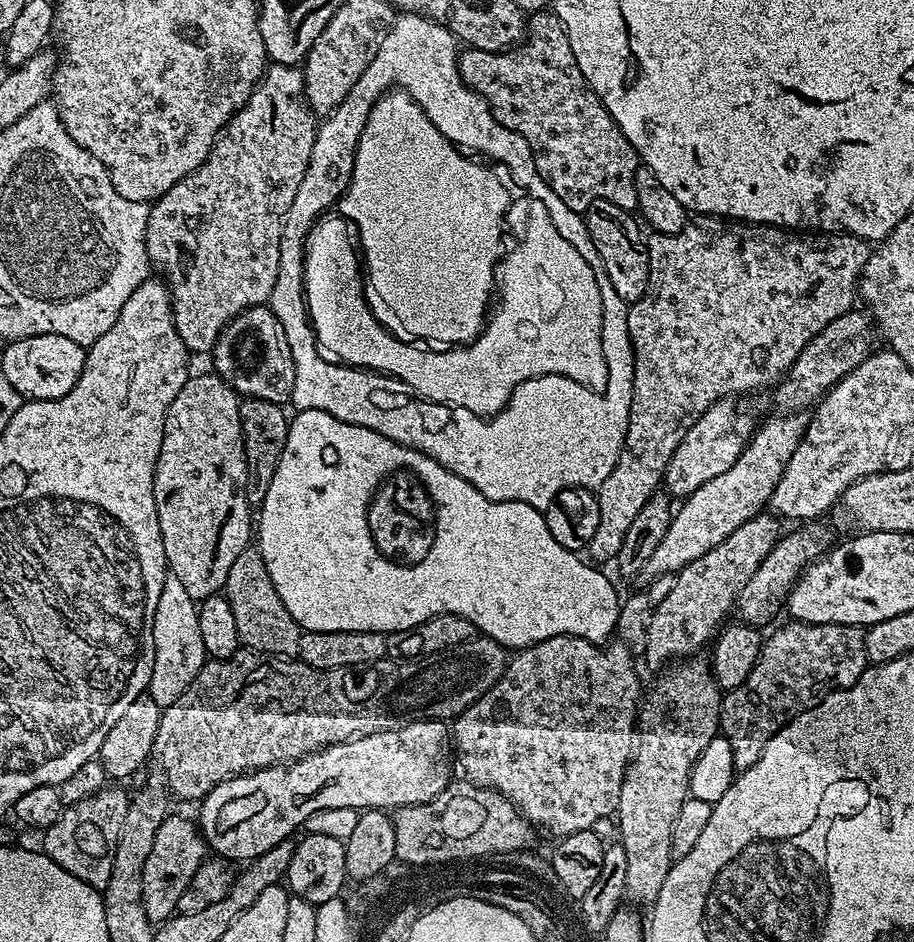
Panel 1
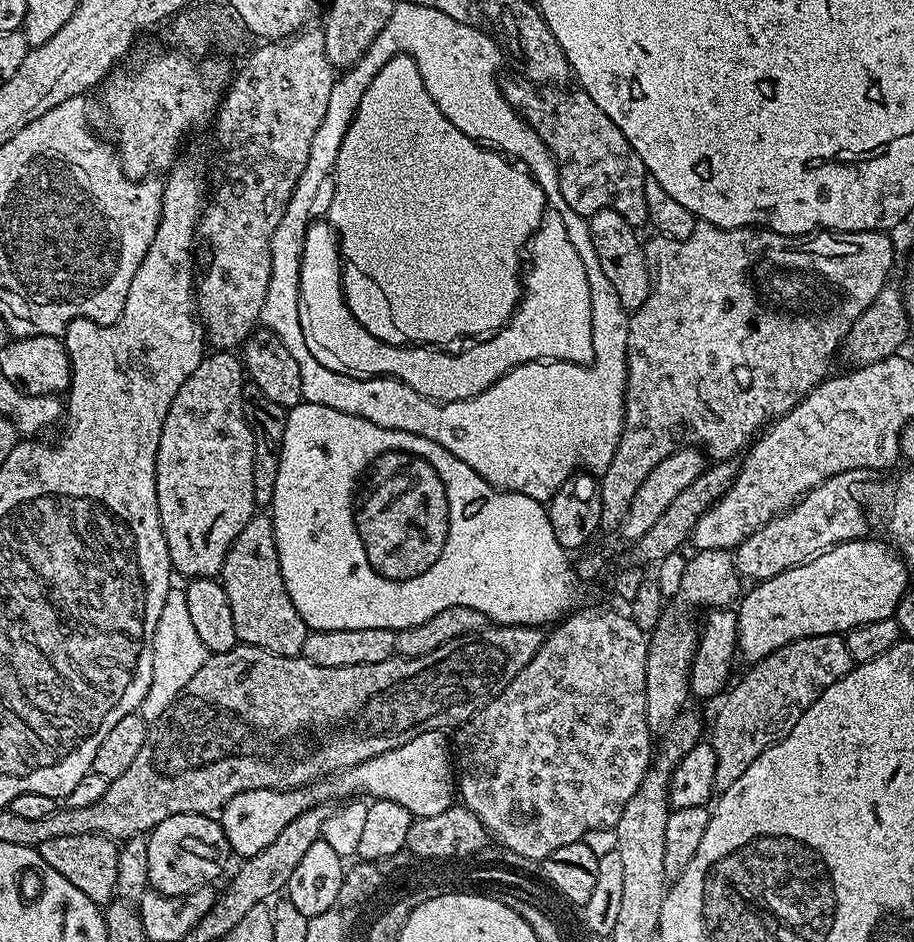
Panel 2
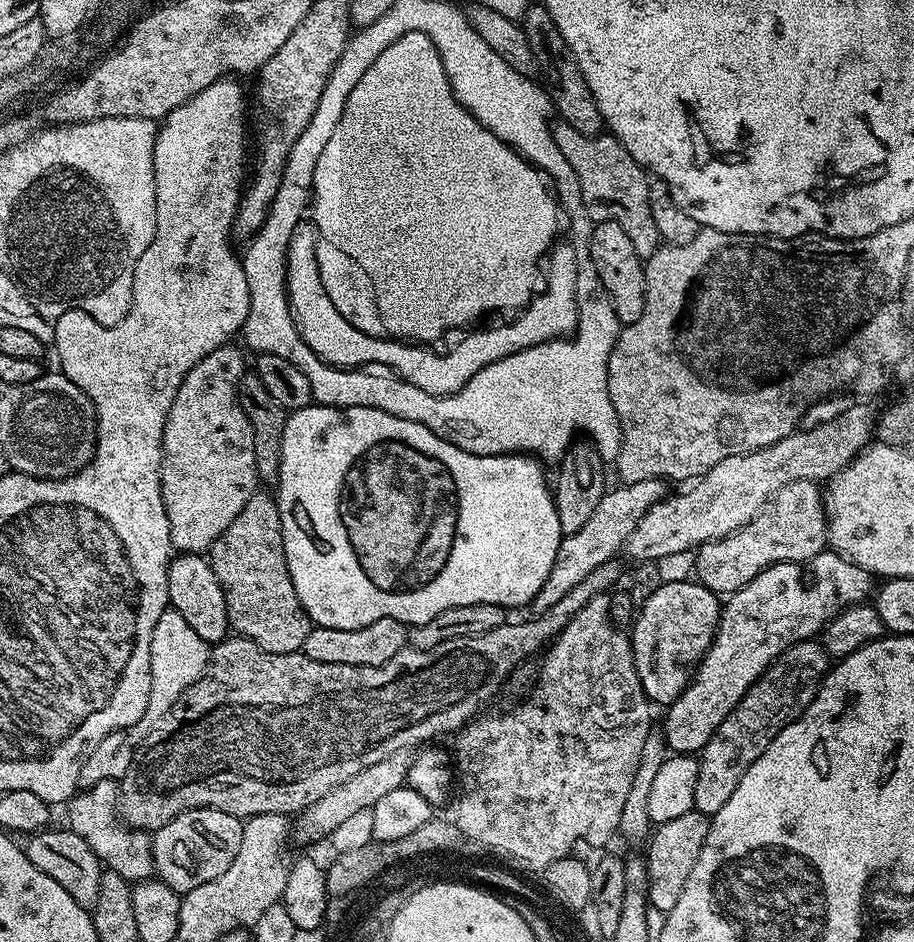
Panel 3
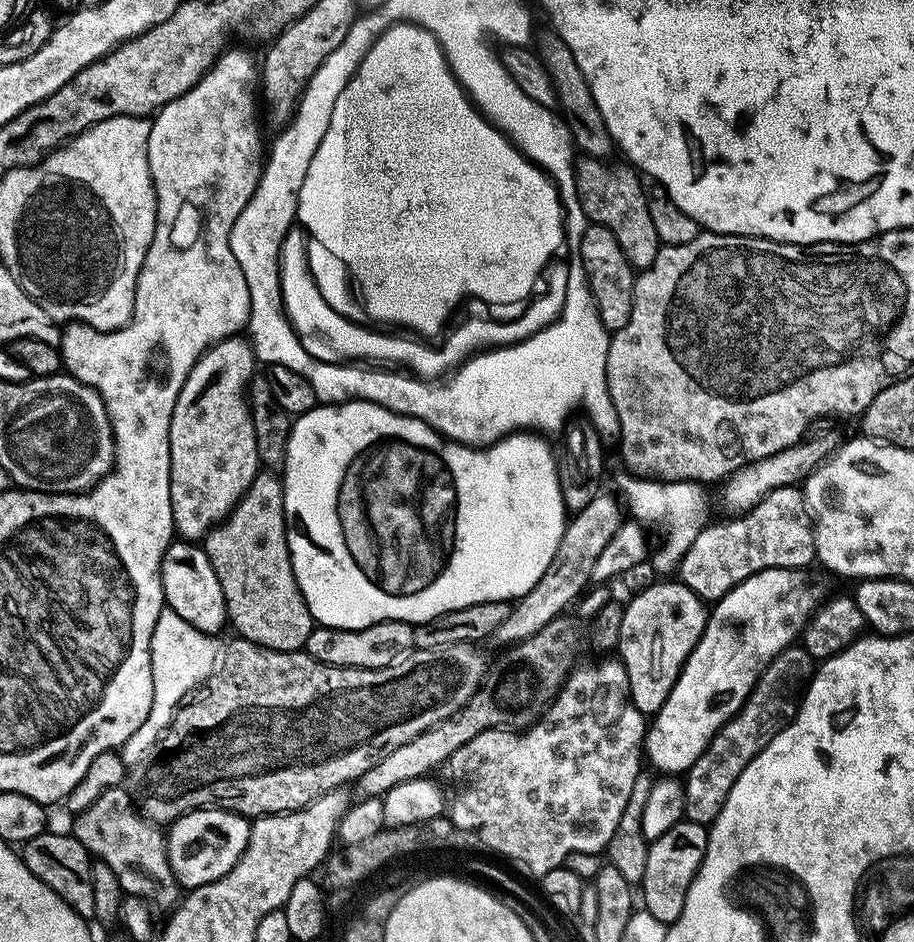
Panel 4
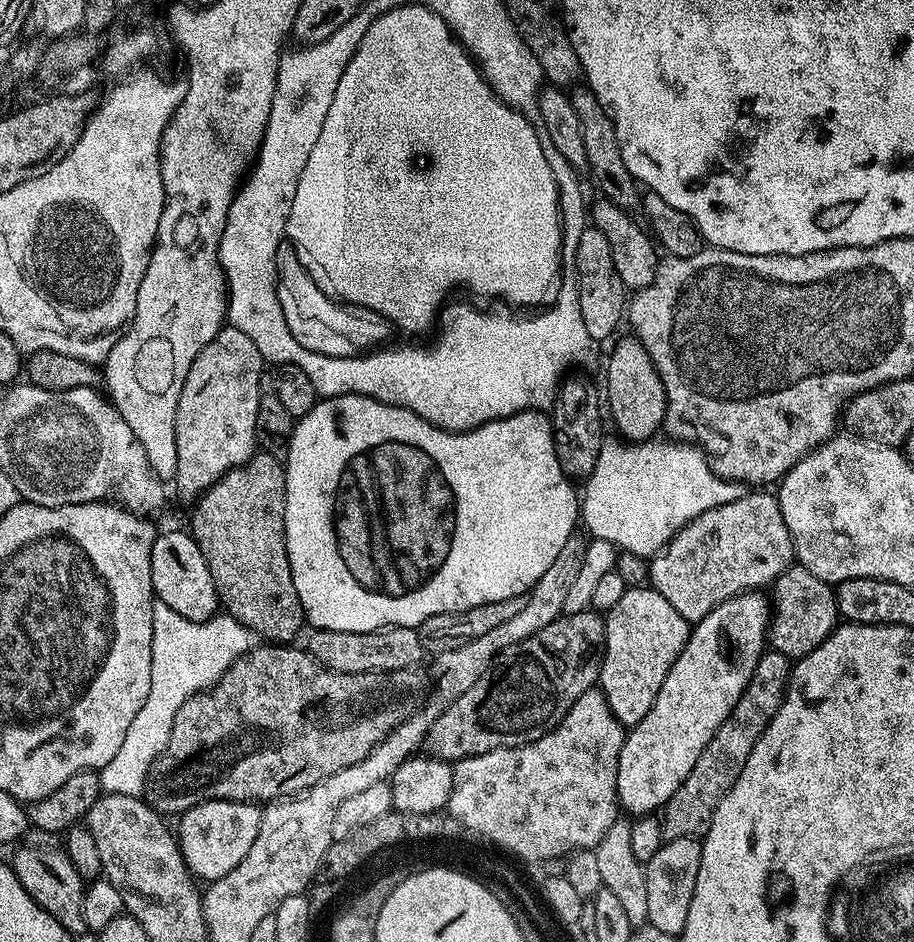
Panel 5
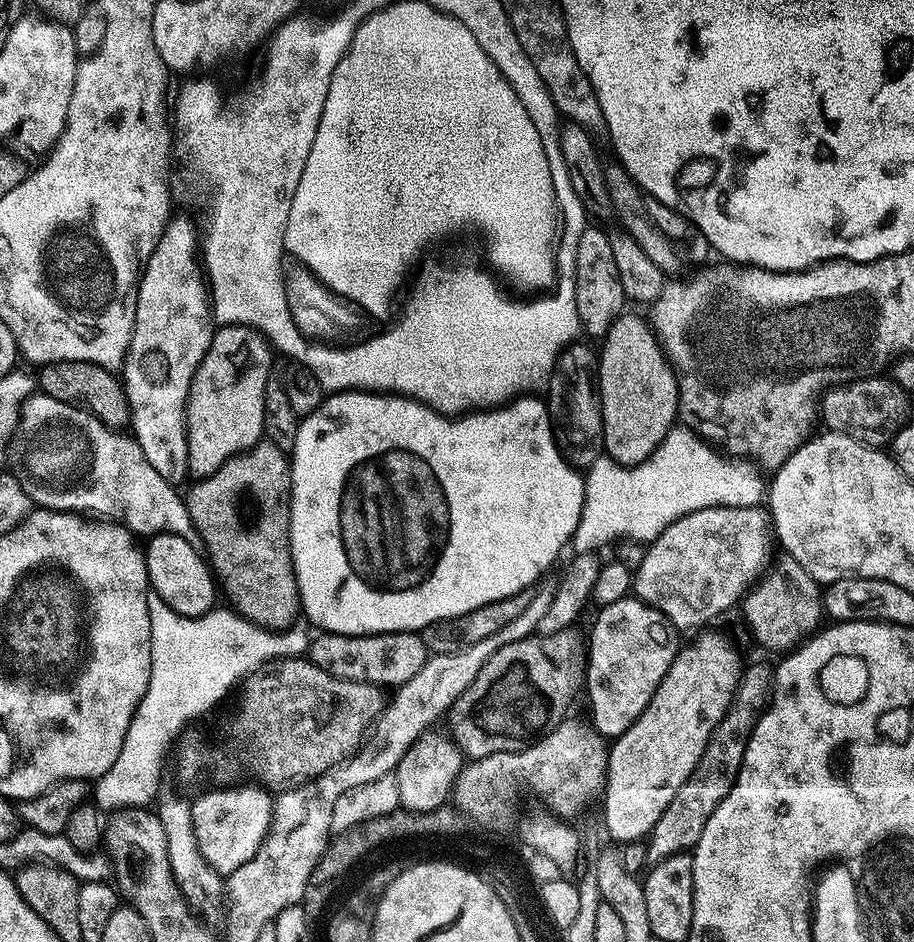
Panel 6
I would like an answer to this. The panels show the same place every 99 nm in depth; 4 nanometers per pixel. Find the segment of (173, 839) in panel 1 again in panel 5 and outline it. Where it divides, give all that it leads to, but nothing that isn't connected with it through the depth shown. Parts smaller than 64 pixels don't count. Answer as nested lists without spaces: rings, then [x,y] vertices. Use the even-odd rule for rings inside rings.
[[[211,800],[183,813],[179,817],[178,843],[193,877],[211,882],[230,874],[230,870],[246,858],[246,850],[254,846],[254,838],[258,838],[260,813],[261,809],[255,803],[243,800]]]

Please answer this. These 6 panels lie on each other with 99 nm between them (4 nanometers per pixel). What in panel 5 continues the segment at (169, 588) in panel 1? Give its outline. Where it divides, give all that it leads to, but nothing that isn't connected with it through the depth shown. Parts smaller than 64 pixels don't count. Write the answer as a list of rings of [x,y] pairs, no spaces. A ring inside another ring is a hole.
[[[152,602],[152,669],[150,670],[150,694],[142,710],[130,722],[126,739],[118,754],[104,768],[99,769],[100,787],[110,795],[122,794],[139,797],[148,781],[150,766],[162,754],[166,742],[170,742],[170,730],[182,702],[195,692],[206,692],[226,674],[226,670],[239,656],[257,647],[258,637],[227,614],[211,616],[209,620],[194,622],[182,618],[178,610],[170,610],[166,602]]]

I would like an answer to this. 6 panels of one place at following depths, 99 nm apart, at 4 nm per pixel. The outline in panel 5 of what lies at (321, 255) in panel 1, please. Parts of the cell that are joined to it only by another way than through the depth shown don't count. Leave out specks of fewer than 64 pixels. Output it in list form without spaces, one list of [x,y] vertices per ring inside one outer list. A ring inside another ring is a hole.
[[[282,242],[276,251],[276,293],[286,326],[290,326],[290,334],[294,334],[294,338],[306,350],[323,356],[359,356],[379,349],[387,341],[384,339],[394,332],[393,325],[377,312],[357,314],[351,307],[327,296],[312,281],[298,254],[287,242]]]

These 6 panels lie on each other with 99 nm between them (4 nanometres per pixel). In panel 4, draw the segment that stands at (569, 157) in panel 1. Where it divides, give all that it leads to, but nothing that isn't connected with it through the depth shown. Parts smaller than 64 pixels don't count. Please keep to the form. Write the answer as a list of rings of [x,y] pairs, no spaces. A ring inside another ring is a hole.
[[[591,158],[577,159],[575,166],[578,198],[589,221],[610,229],[614,238],[618,238],[618,246],[622,246],[633,269],[650,267],[654,258],[658,258],[658,250],[662,245],[658,230],[654,230],[654,221],[650,219],[648,197],[645,185],[640,185],[641,177],[631,167],[606,168],[608,166],[605,163]]]

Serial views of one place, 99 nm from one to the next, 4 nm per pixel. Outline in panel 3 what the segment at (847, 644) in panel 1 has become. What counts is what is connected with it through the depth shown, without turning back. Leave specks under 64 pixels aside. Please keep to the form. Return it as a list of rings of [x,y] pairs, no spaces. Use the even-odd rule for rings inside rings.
[[[815,639],[803,640],[790,646],[765,670],[746,690],[742,702],[726,714],[722,726],[710,738],[710,742],[699,753],[700,769],[698,783],[694,786],[694,809],[703,816],[714,817],[734,794],[742,774],[762,758],[762,754],[778,738],[786,726],[790,726],[814,702],[820,684],[828,675],[830,657],[823,643]]]

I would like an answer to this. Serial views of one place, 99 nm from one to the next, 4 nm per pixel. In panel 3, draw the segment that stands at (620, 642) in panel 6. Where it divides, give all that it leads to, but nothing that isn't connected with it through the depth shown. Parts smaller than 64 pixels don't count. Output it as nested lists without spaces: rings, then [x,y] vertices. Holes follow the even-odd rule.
[[[691,579],[682,582],[661,584],[644,604],[639,605],[630,625],[630,639],[634,666],[638,670],[638,678],[642,682],[642,690],[648,695],[653,705],[667,706],[683,694],[684,688],[692,681],[700,659],[708,653],[708,647],[716,637],[716,628],[720,625],[722,600],[715,592],[711,592],[705,584],[693,582]]]

